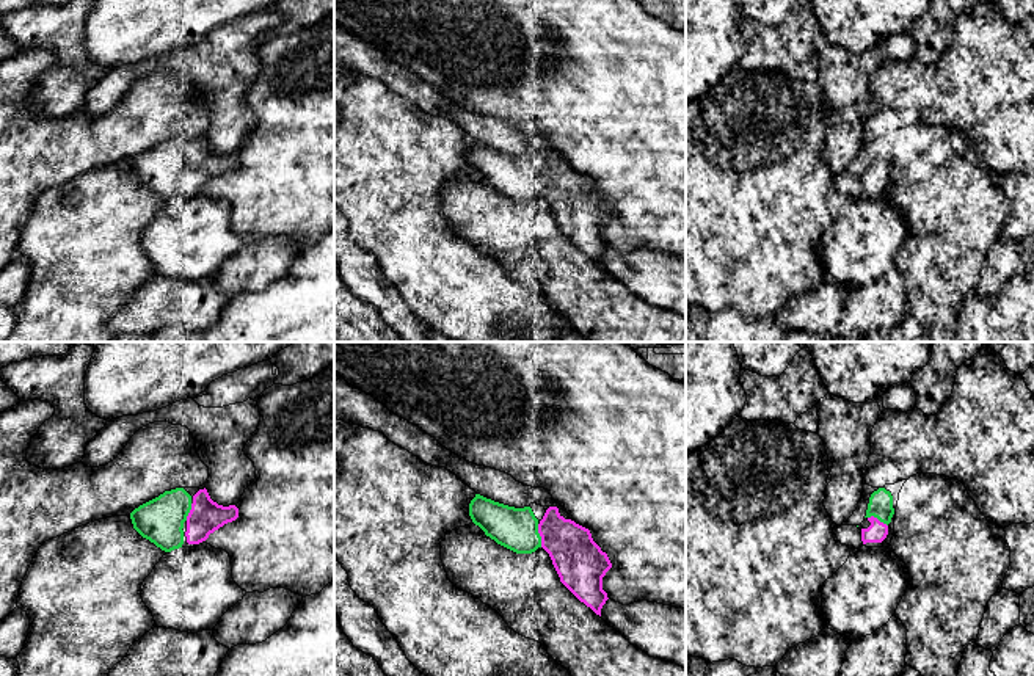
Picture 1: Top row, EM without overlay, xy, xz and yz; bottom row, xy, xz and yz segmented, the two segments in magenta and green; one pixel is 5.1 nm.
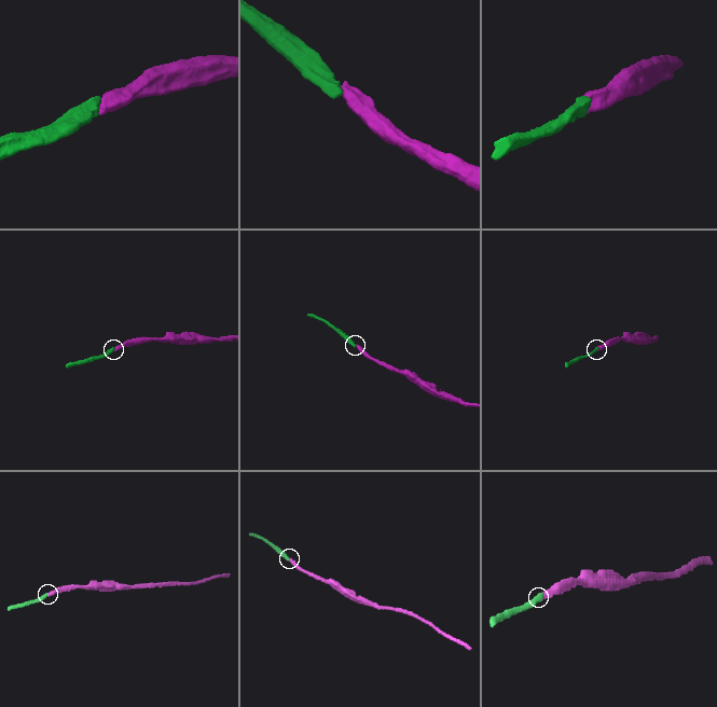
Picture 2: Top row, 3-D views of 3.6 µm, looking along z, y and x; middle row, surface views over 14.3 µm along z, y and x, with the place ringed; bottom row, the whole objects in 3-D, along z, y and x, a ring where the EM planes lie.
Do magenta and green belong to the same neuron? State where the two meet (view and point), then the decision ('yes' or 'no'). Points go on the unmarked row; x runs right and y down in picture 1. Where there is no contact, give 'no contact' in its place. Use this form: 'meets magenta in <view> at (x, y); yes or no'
meets magenta in xz at (540, 184); yes

